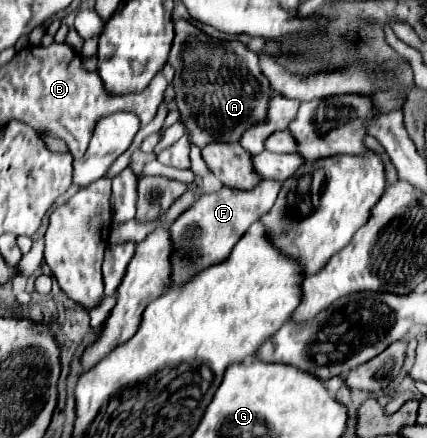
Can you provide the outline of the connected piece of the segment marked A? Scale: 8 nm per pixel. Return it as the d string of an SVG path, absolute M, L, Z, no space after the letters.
M186 19L174 21L174 43L170 49L168 63L176 69L174 75L174 93L176 93L176 105L180 111L180 121L184 123L190 143L198 145L200 149L210 143L236 143L240 141L242 133L250 127L258 125L266 119L268 103L272 97L270 81L262 79L262 71L258 67L258 55L250 51L242 41L218 41L208 35L204 35L200 29L196 29Z

